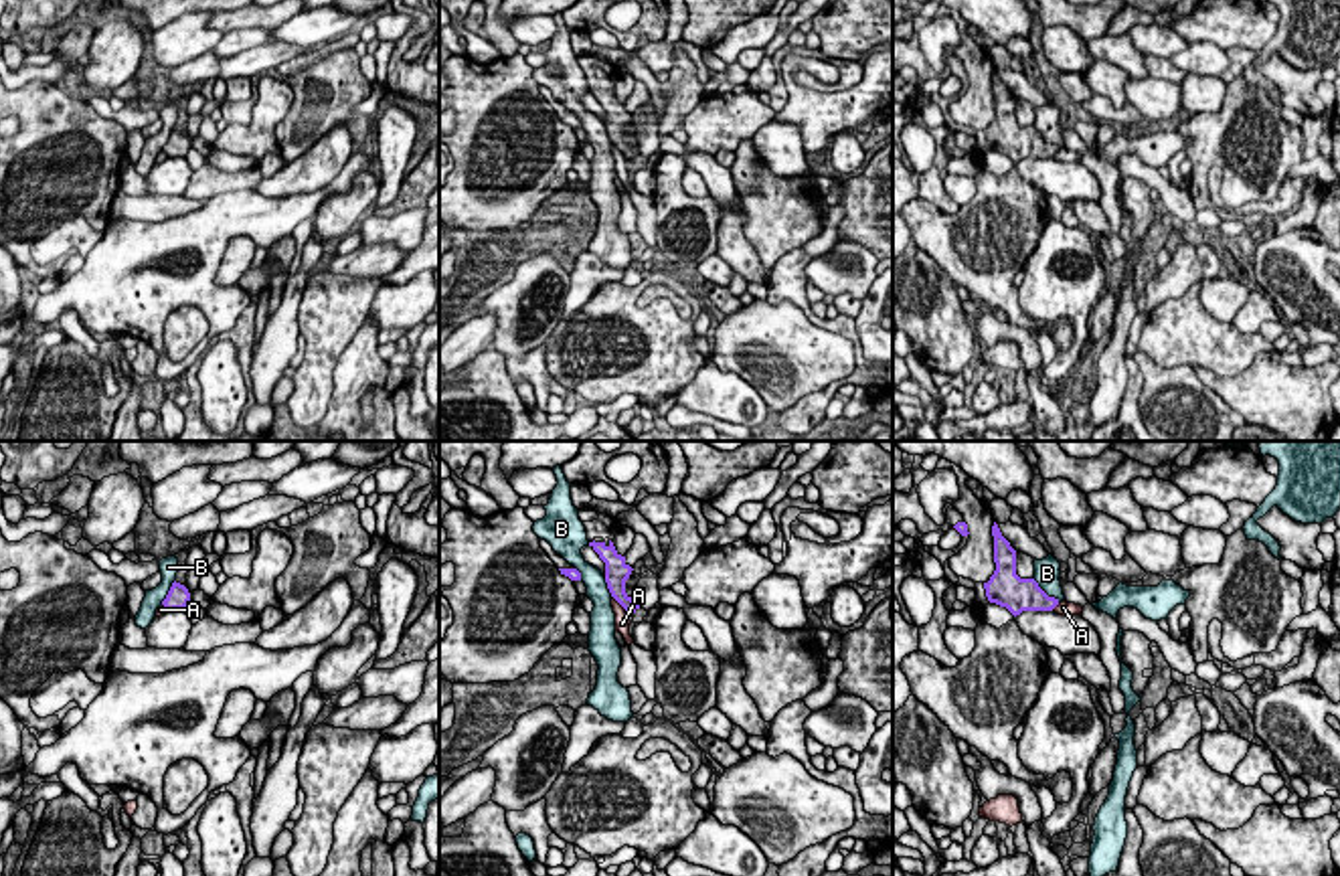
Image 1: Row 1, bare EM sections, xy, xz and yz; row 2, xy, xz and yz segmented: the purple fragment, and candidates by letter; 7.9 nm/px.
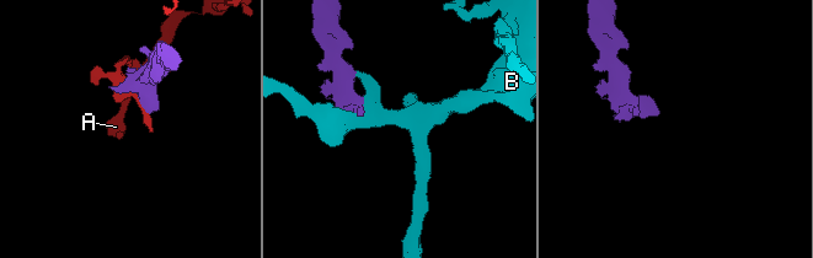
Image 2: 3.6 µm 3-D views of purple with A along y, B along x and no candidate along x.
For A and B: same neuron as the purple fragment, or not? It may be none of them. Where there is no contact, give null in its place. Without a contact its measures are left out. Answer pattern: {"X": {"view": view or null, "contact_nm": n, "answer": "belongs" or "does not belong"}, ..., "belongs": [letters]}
{"A": {"view": "xz", "contact_nm": 200, "answer": "does not belong"}, "B": {"view": "yz", "contact_nm": 280, "answer": "does not belong"}, "belongs": []}

